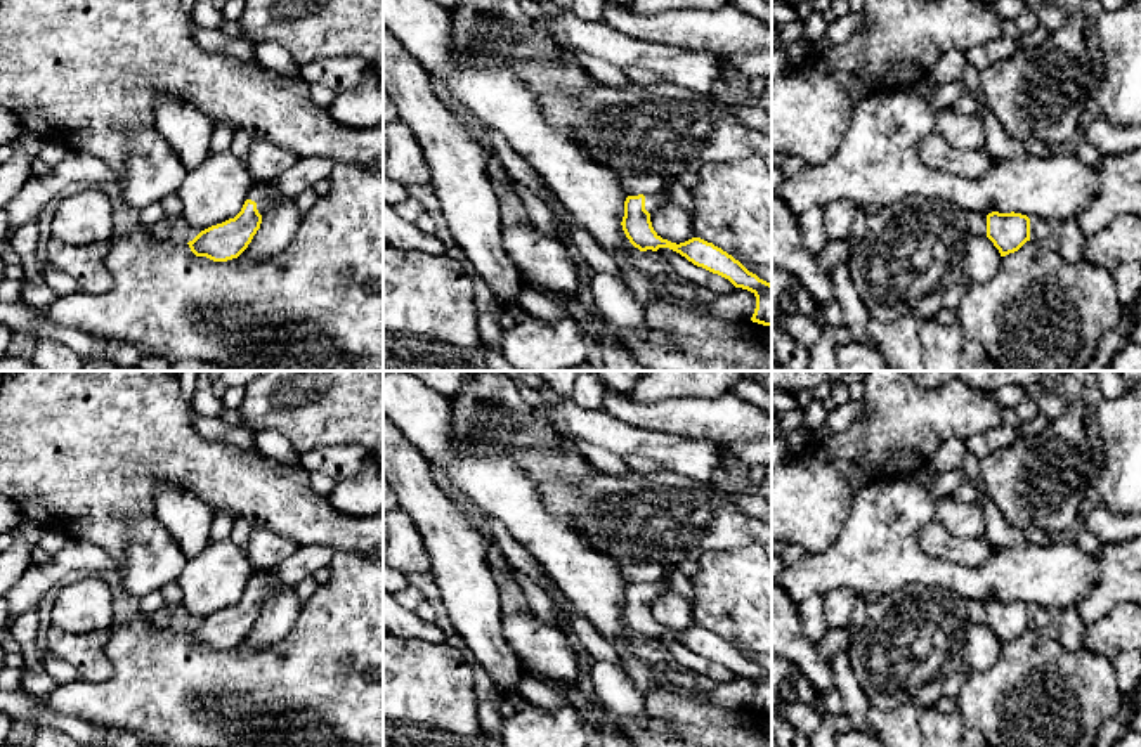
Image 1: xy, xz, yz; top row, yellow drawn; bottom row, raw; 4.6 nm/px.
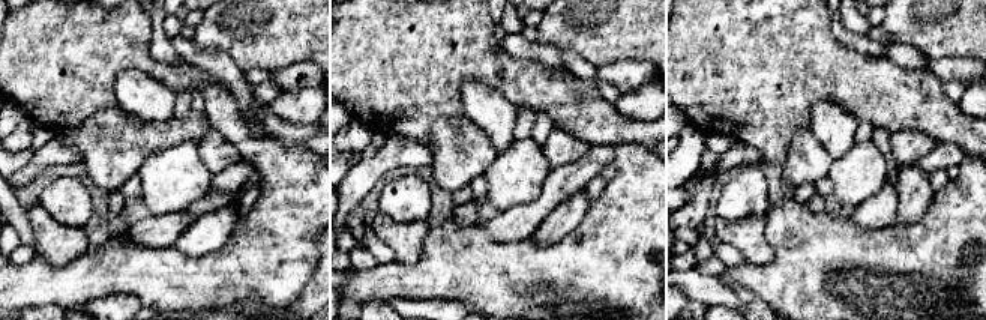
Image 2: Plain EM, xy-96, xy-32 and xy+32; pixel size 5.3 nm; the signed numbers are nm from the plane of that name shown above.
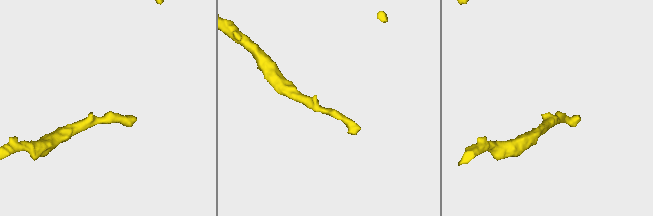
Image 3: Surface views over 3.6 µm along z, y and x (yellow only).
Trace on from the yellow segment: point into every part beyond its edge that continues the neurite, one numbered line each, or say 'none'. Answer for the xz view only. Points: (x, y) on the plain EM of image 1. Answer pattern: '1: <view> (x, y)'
1: xz (652, 590)

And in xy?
1: xy (306, 560)

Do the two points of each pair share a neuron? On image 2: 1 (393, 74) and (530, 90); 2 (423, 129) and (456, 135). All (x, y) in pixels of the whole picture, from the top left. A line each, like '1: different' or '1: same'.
1: same
2: different

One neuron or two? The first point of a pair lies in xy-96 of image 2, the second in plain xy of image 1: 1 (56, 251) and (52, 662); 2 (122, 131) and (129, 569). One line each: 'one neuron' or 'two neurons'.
1: two neurons
2: one neuron

